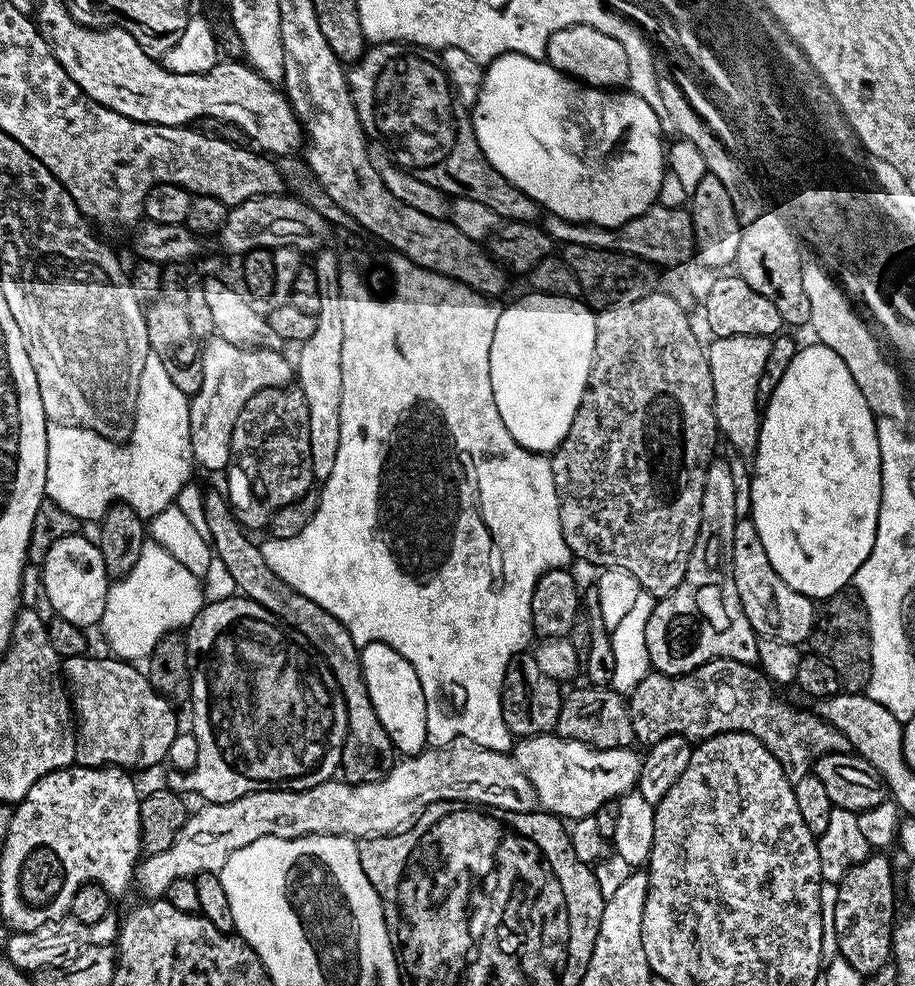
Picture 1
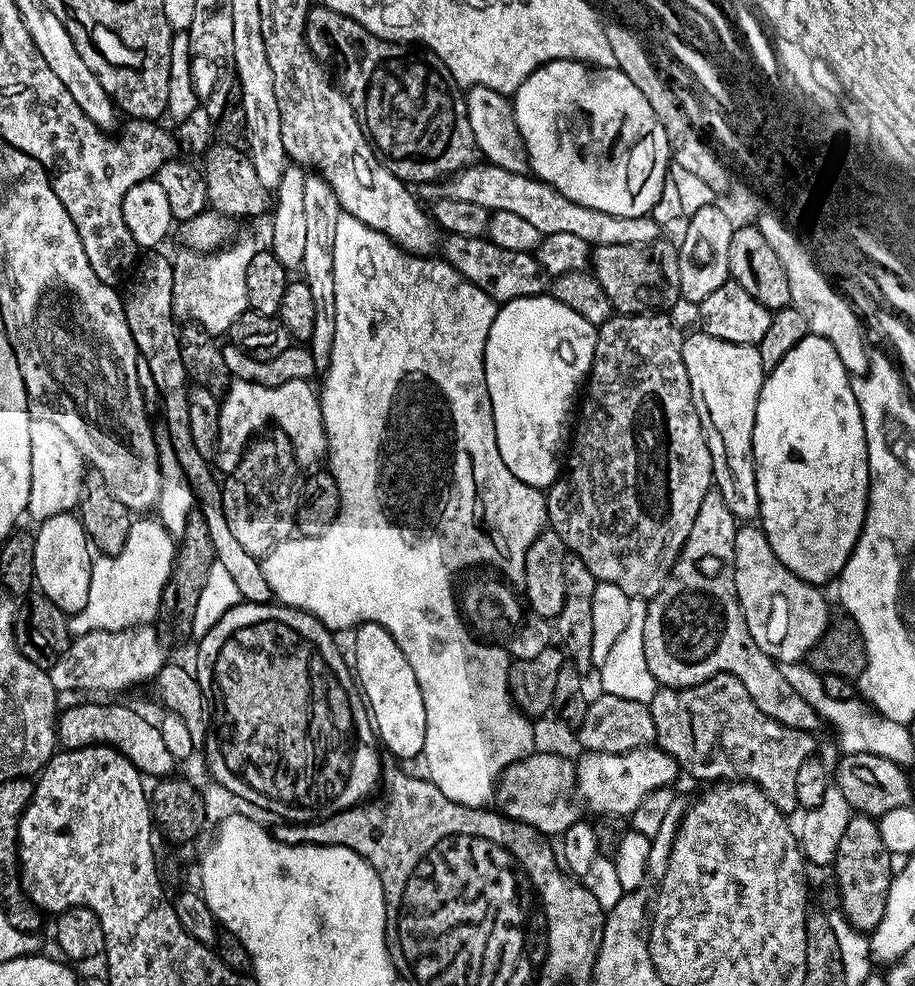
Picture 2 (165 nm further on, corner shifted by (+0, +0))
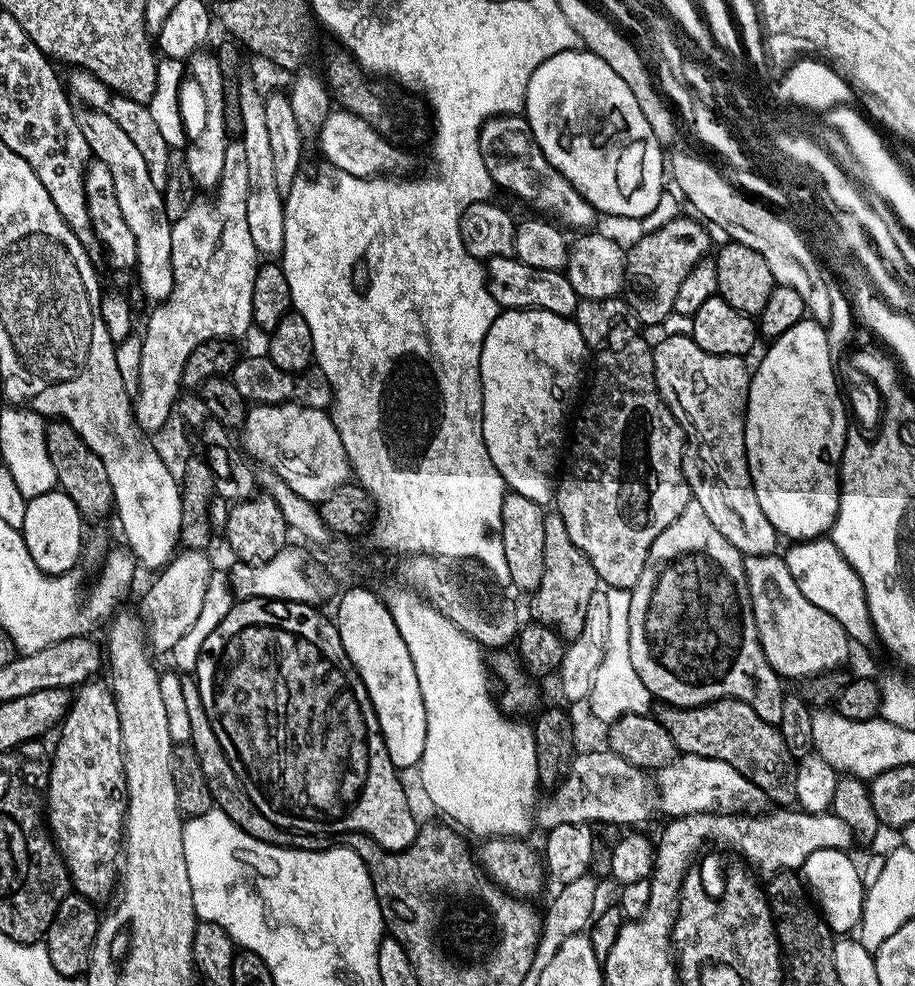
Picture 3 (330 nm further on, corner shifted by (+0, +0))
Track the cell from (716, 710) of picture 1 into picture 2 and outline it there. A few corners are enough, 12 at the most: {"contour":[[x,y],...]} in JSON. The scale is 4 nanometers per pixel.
{"contour":[[723,672],[657,687],[656,744],[694,779],[800,808],[817,737]]}

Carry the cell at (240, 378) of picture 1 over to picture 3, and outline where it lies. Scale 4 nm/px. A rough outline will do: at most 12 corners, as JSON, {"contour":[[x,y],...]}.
{"contour":[[303,402],[247,409],[242,448],[295,494],[350,480],[336,421]]}

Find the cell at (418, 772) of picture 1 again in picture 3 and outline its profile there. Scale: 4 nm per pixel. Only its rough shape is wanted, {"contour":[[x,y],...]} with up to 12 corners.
{"contour":[[604,749],[577,754],[535,825],[638,826],[658,797]]}

